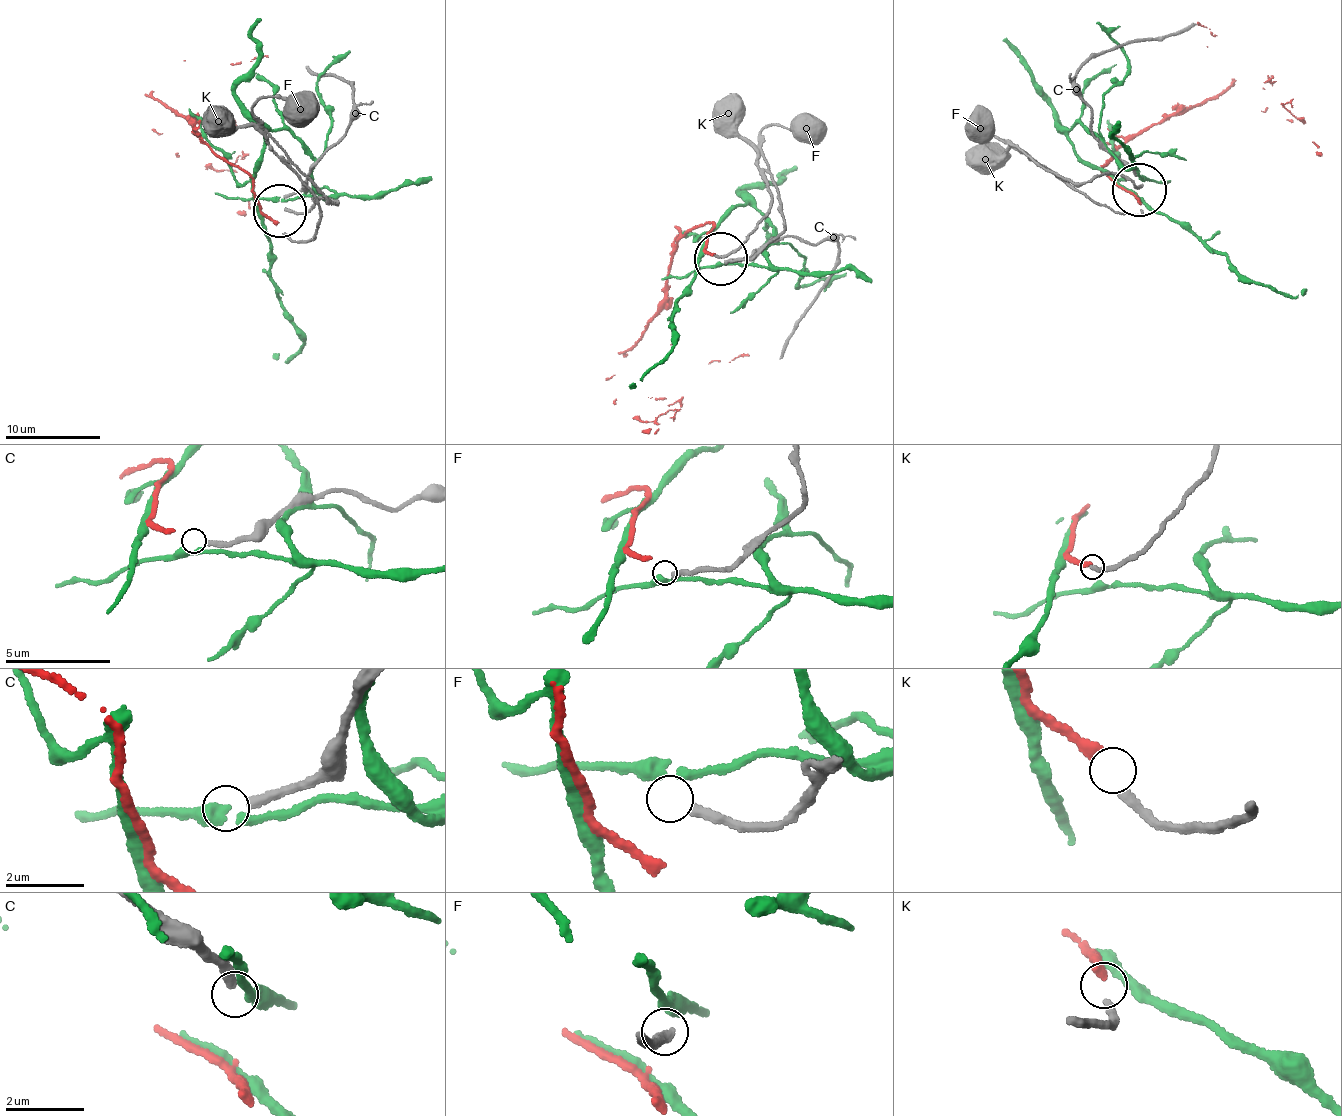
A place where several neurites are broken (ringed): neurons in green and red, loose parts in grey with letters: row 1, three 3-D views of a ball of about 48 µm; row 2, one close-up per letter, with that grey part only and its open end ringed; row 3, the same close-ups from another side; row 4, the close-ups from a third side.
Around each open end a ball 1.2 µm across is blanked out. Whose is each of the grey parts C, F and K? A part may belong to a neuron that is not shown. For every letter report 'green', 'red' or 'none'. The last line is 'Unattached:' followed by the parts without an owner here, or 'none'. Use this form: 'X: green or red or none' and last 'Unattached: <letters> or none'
C: none
F: none
K: red
Unattached: C, F

